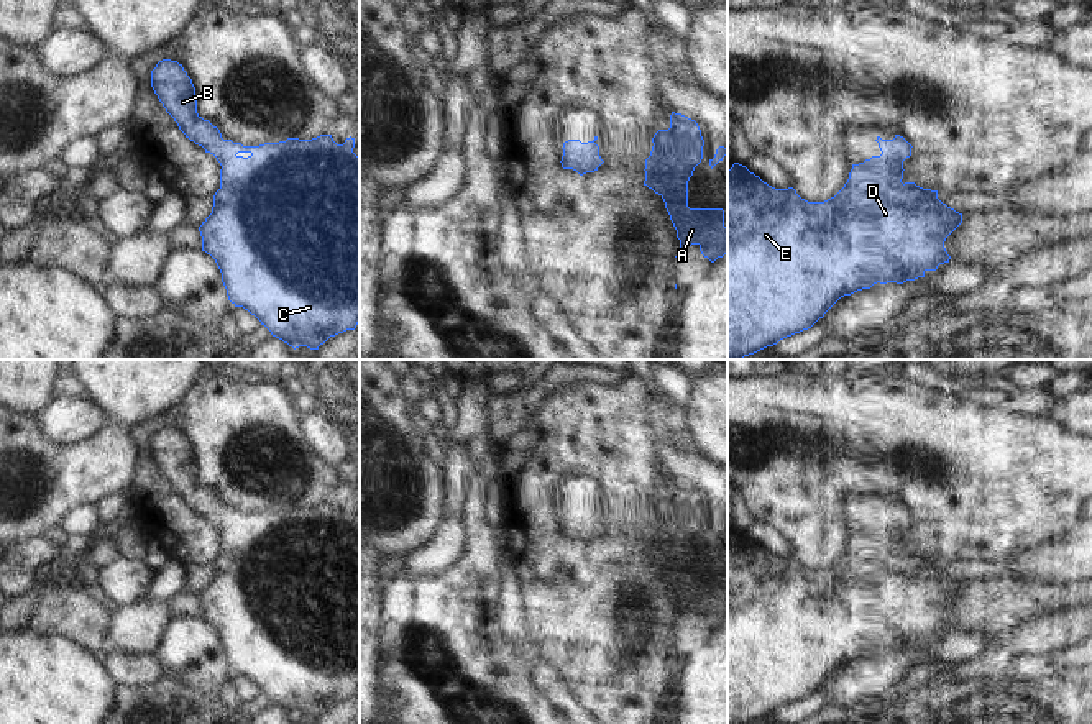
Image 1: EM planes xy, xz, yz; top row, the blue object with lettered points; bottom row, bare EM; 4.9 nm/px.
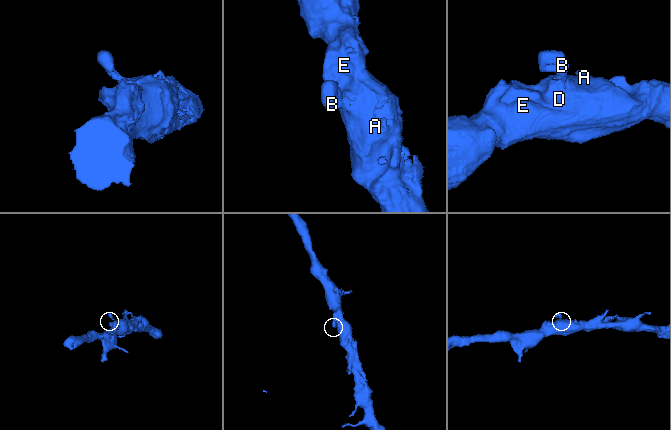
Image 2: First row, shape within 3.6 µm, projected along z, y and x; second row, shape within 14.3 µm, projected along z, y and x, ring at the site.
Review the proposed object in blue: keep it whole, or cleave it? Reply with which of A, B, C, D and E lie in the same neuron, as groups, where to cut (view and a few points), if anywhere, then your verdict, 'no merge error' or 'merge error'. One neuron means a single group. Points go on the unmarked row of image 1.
groups A B C D E; cut none; no merge error

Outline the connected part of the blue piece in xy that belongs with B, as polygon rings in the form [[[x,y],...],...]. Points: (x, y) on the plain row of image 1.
[[[159,428],[151,438],[151,455],[186,506],[202,514],[205,520],[213,522],[222,534],[220,557],[213,563],[212,581],[202,589],[199,599],[202,604],[202,619],[215,627],[222,640],[222,650],[227,657],[228,668],[235,675],[243,675],[248,678],[271,699],[273,704],[282,708],[294,717],[299,714],[319,717],[319,714],[323,713],[330,704],[346,698],[355,698],[360,691],[360,524],[353,520],[355,506],[350,504],[343,512],[337,512],[332,502],[320,502],[312,507],[287,506],[286,509],[279,511],[243,514],[241,511],[223,507],[220,497],[197,481],[195,455],[182,432],[177,428]]]

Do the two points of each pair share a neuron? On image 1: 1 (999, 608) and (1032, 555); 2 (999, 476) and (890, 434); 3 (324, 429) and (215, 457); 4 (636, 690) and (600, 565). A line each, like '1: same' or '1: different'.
1: different
2: same
3: different
4: same

